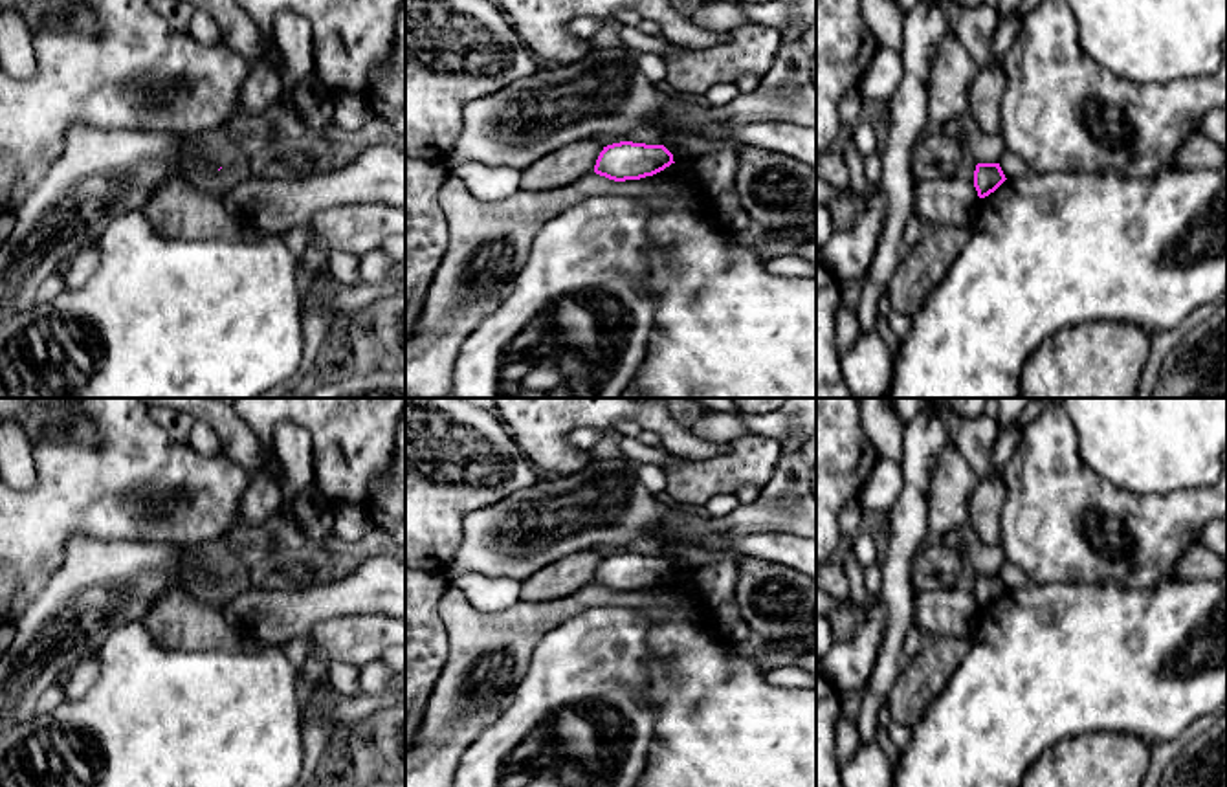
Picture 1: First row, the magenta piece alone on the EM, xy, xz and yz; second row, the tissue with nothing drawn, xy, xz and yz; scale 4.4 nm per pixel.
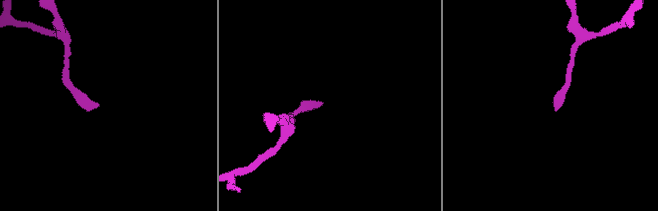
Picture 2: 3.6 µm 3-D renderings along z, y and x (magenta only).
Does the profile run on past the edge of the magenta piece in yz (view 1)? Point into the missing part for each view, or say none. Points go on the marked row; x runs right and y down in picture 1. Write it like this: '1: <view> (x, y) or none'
1: none

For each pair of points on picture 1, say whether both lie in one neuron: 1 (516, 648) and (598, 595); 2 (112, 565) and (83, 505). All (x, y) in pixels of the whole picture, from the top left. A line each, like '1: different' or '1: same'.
1: same
2: different

